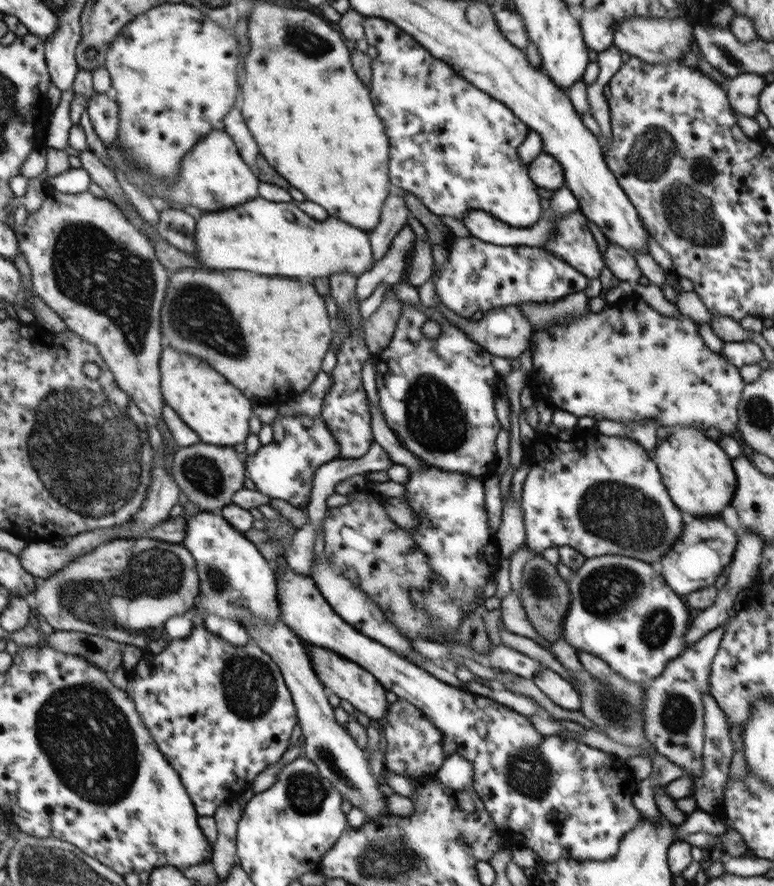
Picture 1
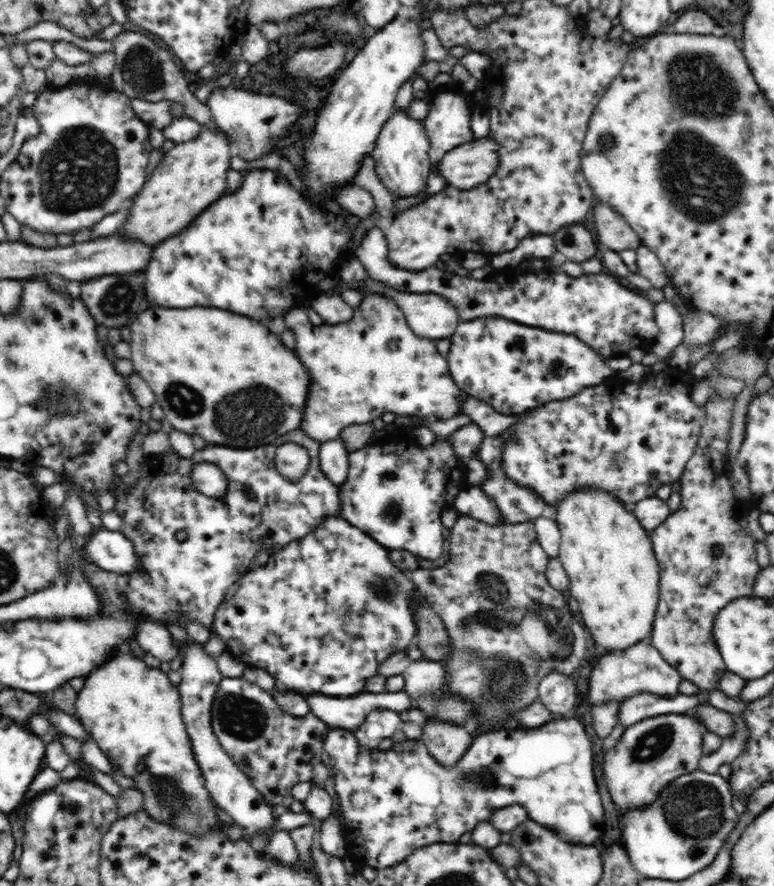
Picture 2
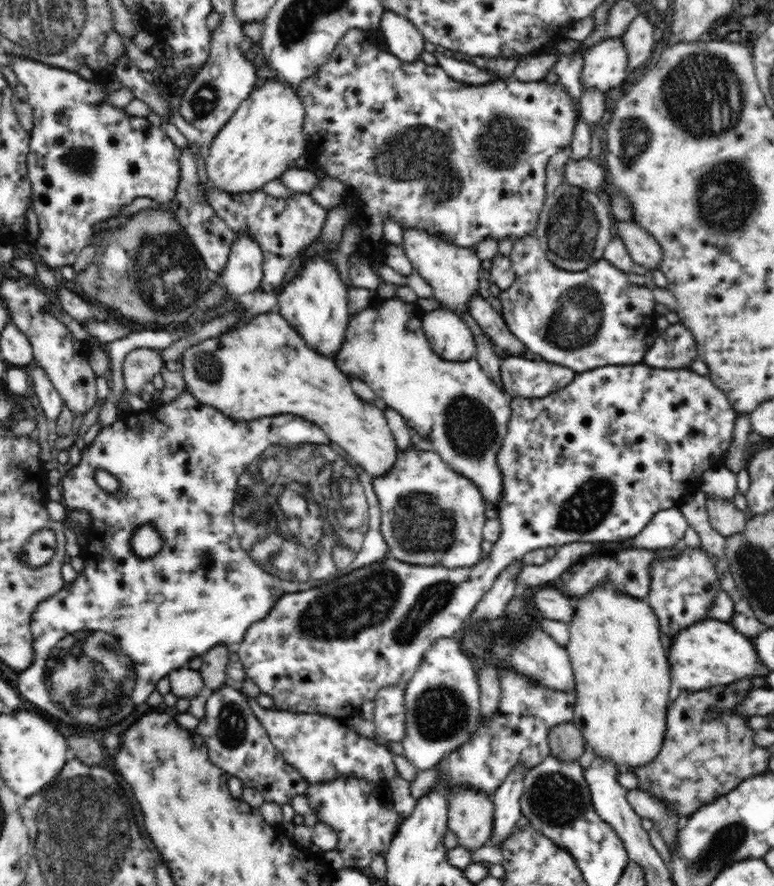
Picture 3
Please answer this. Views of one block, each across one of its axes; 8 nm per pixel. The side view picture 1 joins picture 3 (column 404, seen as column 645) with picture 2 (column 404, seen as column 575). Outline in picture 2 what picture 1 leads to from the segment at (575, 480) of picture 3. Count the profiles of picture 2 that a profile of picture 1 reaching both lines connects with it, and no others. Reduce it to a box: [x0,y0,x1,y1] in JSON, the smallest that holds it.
[213,517,417,697]

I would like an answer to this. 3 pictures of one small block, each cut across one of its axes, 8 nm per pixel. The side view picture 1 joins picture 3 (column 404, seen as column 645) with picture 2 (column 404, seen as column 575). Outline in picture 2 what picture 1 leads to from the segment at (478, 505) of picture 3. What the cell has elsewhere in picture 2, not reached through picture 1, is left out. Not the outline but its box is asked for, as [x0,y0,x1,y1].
[339,438,462,564]

